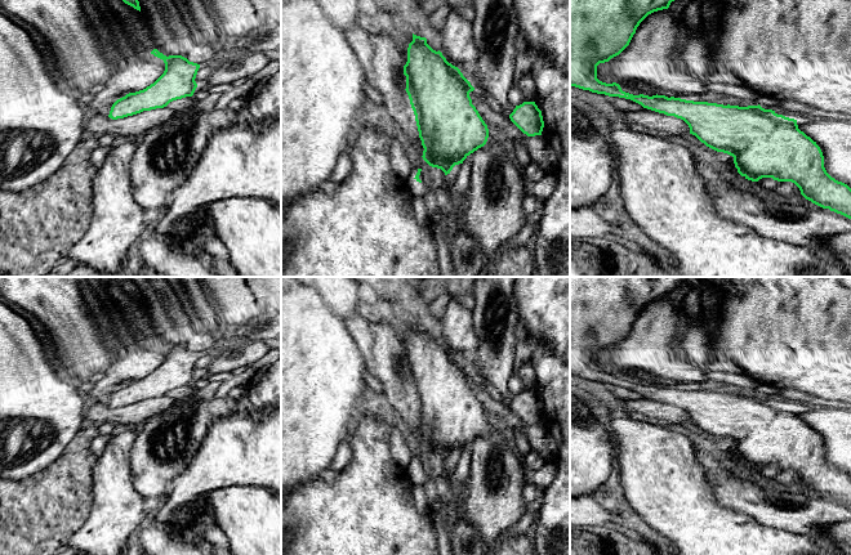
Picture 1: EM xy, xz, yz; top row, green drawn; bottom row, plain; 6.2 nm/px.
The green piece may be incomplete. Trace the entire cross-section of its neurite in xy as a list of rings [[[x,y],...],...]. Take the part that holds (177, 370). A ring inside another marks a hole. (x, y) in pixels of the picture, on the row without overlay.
[[[153,337],[151,343],[164,349],[164,362],[146,377],[117,388],[111,395],[110,407],[117,408],[143,399],[164,397],[173,389],[193,384],[200,353],[182,344],[166,345],[157,337]]]

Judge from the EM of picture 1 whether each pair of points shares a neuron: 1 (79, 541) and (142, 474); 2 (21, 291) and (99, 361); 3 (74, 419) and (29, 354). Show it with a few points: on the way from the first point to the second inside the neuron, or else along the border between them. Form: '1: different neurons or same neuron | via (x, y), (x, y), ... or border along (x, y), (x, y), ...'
1: different neurons | border along (129, 453), (132, 484), (145, 498)
2: same neuron | via (40, 307), (47, 308), (80, 341)
3: same neuron | via (58, 403), (29, 374), (29, 370)

